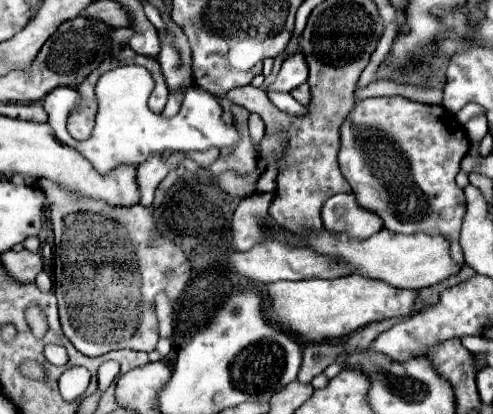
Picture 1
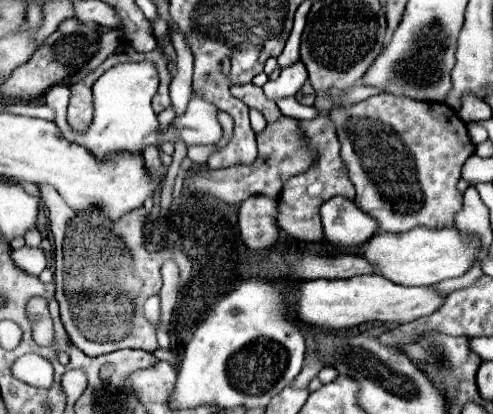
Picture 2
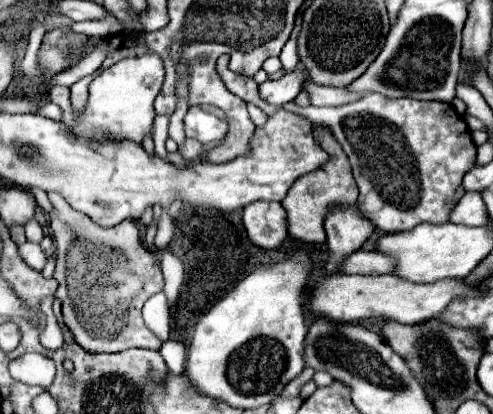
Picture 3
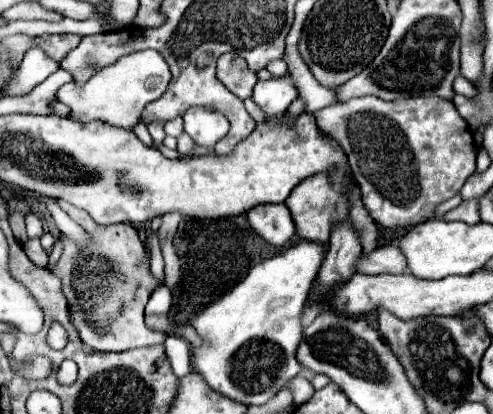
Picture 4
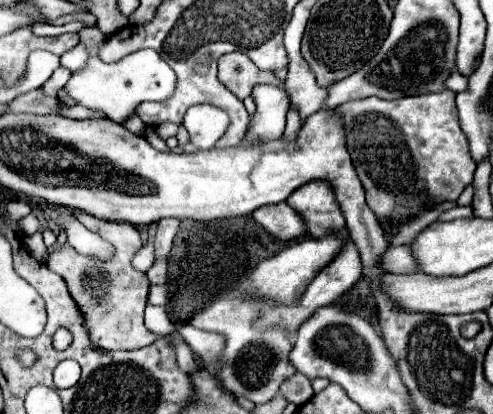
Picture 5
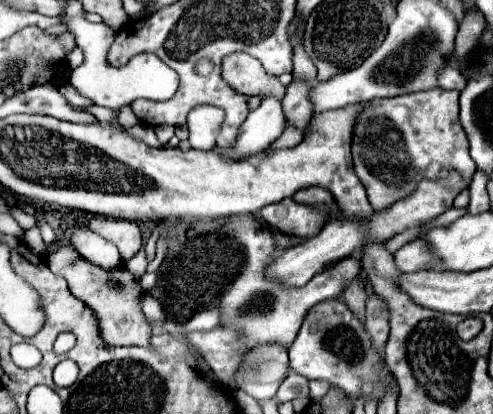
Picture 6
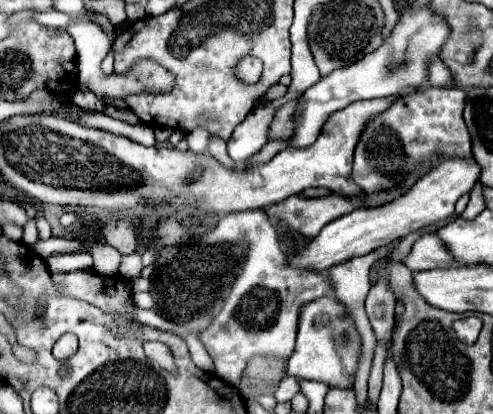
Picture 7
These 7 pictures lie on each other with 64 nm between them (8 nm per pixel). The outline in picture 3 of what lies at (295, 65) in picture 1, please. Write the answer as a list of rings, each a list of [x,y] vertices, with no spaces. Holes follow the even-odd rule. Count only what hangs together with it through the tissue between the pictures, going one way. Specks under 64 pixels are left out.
[[[298,66],[296,70],[292,72],[286,72],[280,80],[276,82],[264,82],[260,84],[260,96],[274,104],[274,106],[282,106],[284,102],[290,102],[298,96],[298,92],[302,90],[302,82],[304,82],[304,76],[306,76],[306,70],[302,66]]]

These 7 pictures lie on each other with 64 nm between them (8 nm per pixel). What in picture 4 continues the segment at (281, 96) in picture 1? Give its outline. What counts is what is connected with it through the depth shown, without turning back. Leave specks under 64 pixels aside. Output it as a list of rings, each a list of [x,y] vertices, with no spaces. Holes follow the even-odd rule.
[[[378,96],[352,98],[348,102],[338,102],[320,112],[312,112],[316,124],[322,132],[330,134],[346,152],[352,176],[362,192],[362,204],[372,216],[372,220],[388,230],[410,228],[420,222],[436,218],[434,212],[438,204],[450,200],[460,192],[466,178],[476,170],[476,144],[466,120],[456,112],[452,100],[442,100],[438,96],[418,96],[400,100],[380,100]],[[352,116],[352,148],[350,148],[350,124]]]

